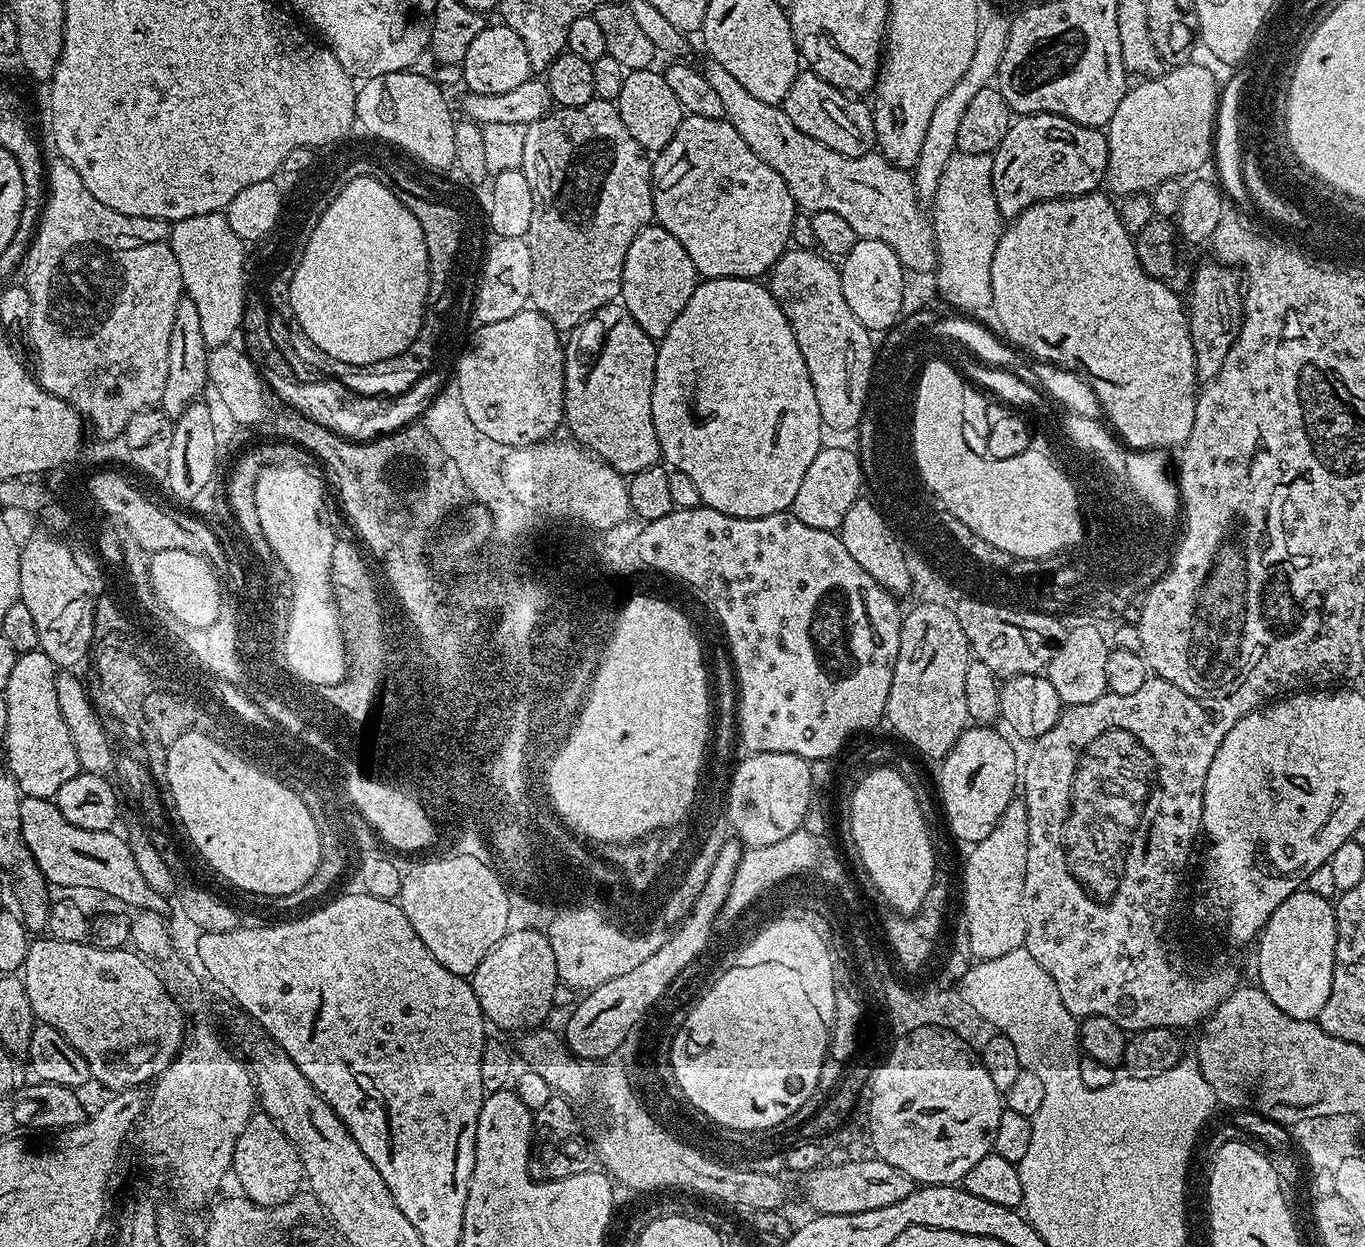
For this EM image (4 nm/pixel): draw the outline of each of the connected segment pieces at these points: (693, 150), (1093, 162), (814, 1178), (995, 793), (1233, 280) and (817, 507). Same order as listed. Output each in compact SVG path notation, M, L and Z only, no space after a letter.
M691 114L685 115L674 138L670 138L668 145L655 153L652 160L652 211L655 223L665 228L670 234L674 234L674 238L678 238L678 242L682 242L682 250L686 250L686 254L690 254L690 262L694 262L697 273L709 280L717 280L723 276L736 276L739 280L750 280L771 273L778 258L789 247L794 218L798 214L794 198L790 194L786 182L782 182L782 174L778 174L778 170L770 170L770 166L766 166L766 162L762 162L762 158L758 158L758 154L754 154L754 150L750 150L750 146L746 146L742 134L738 134L738 130L734 130L732 124L725 119L715 120Z
M1033 112L1013 119L1006 138L991 153L992 185L1001 217L1021 216L1027 208L1043 200L1063 200L1066 196L1081 196L1095 192L1105 183L1108 174L1108 138L1099 128L1082 126L1065 116L1049 112Z
M852 1164L845 1168L829 1169L828 1172L817 1172L808 1179L808 1196L812 1204L827 1209L829 1216L838 1214L862 1214L862 1210L879 1210L881 1206L894 1206L902 1198L910 1198L918 1185L902 1170L889 1167L887 1164Z
M969 726L964 729L964 732L958 739L956 745L949 750L947 756L939 761L938 768L940 768L940 792L938 788L938 800L942 805L942 816L948 819L948 828L960 840L965 840L965 845L971 846L977 844L982 838L986 838L986 834L990 834L990 830L1002 818L1002 810L1006 810L1006 806L1017 795L1018 792L1018 760L1016 764L1016 756L1012 753L1012 748L1008 745L1008 740L1000 732L995 732L995 727L992 726Z
M1223 262L1211 263L1200 264L1196 268L1196 273L1191 273L1192 297L1186 300L1188 329L1194 346L1196 378L1200 382L1211 382L1218 378L1218 370L1222 370L1222 362L1226 362L1226 354L1230 354L1230 346L1236 344L1244 321L1241 273L1235 267Z
M821 447L820 453L814 458L814 462L810 462L802 478L802 486L798 486L798 494L794 494L790 511L798 518L798 522L806 522L806 526L814 526L814 530L836 532L842 518L846 518L846 510L850 510L850 506L854 506L854 502L861 495L860 484L862 485L860 457L853 449L851 452L848 448Z

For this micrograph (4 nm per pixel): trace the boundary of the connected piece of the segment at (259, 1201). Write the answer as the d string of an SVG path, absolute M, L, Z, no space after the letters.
M263 1112L253 1113L246 1129L238 1138L232 1159L232 1172L239 1182L239 1189L249 1194L253 1205L274 1210L287 1205L303 1187L305 1181L301 1156L282 1129Z

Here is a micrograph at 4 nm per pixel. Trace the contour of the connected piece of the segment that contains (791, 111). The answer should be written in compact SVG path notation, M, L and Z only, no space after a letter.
M800 70L797 71L790 86L790 94L786 94L782 107L790 122L794 122L802 134L810 134L814 142L822 142L822 146L830 146L830 150L838 150L838 154L846 154L846 158L858 158L876 148L872 110L865 101L863 104L860 100L863 99L835 88L817 72Z

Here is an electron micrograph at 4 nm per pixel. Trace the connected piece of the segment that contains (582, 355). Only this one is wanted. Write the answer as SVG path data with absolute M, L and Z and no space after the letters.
M613 302L607 304L606 306L602 306L596 313L594 313L594 315L587 316L580 325L578 325L576 328L573 328L572 331L567 333L566 336L566 343L564 344L564 424L566 425L566 428L569 428L569 430L572 431L570 436L571 439L575 441L575 443L587 448L588 451L592 453L592 455L597 456L599 460L604 460L606 463L608 463L608 465L611 466L612 469L615 470L615 472L619 472L621 474L631 474L637 472L638 470L646 470L650 466L654 466L661 459L660 443L658 442L658 434L654 430L654 414L652 413L652 391L654 390L654 378L656 377L657 347L657 341L653 339L653 337L648 336L646 334L646 330L642 330L642 326L638 326L638 322L634 322L632 315L630 315L629 312L624 309L623 303L620 302Z

